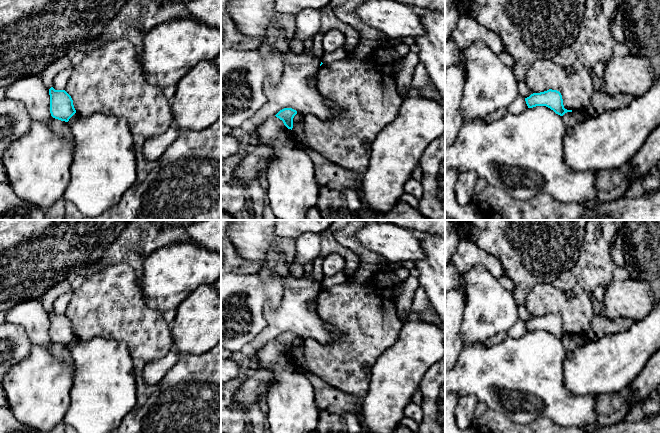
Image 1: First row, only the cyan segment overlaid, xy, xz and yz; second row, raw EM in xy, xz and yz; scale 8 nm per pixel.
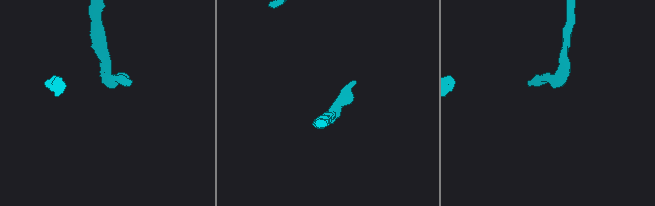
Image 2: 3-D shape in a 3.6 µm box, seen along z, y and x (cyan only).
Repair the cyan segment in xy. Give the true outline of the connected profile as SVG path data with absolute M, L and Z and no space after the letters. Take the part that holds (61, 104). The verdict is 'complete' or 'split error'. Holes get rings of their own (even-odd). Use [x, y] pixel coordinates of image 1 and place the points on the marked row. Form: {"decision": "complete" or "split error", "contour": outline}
{"decision": "complete", "contour": "M49 89L50 113L55 119L68 122L76 113L71 96L65 90Z"}

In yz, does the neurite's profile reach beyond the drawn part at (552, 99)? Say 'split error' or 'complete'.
complete

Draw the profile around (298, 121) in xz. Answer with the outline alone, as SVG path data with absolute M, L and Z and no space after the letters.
M297 113L293 118L293 132L300 136L303 133L303 126L304 126L304 116L300 113Z

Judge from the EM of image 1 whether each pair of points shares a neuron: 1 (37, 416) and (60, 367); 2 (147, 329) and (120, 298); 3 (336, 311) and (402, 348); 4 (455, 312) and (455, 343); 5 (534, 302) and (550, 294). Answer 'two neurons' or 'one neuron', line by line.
1: one neuron
2: one neuron
3: two neurons
4: one neuron
5: one neuron

